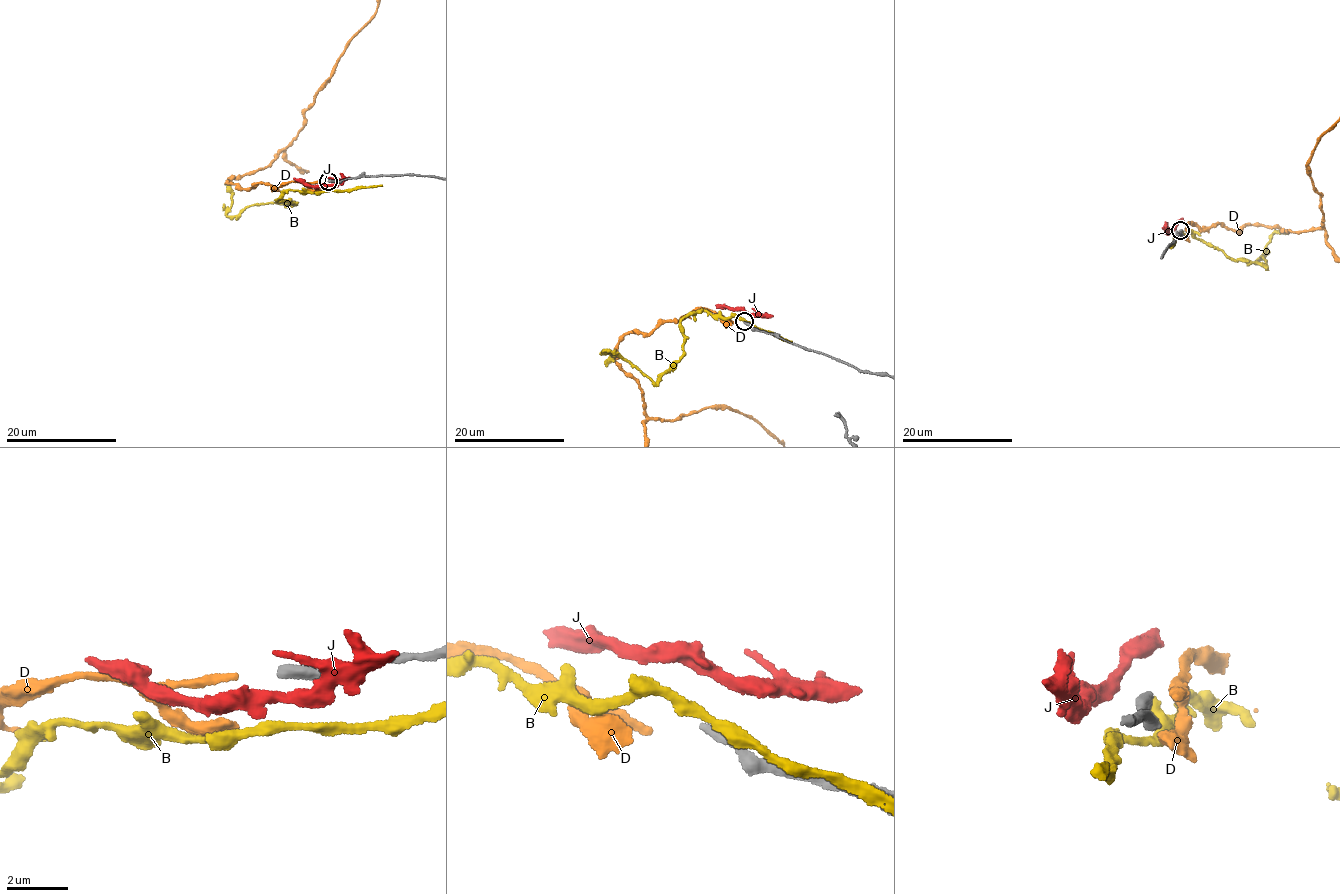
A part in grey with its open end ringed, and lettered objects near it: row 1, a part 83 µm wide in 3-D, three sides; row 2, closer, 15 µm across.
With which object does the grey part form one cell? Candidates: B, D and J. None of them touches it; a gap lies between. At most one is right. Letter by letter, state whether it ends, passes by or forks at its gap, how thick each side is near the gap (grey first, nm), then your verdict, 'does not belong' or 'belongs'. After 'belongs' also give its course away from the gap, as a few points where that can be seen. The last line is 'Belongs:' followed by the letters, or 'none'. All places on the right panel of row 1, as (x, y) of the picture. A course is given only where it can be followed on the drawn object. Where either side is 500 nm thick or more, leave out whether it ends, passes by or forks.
B: it passes by; calibres 360 and 320 nm; does not belong
D: it ends; calibres 360 and 260 nm; does not belong
J: it passes by; calibres 360 and 440 nm; does not belong
Belongs: none

